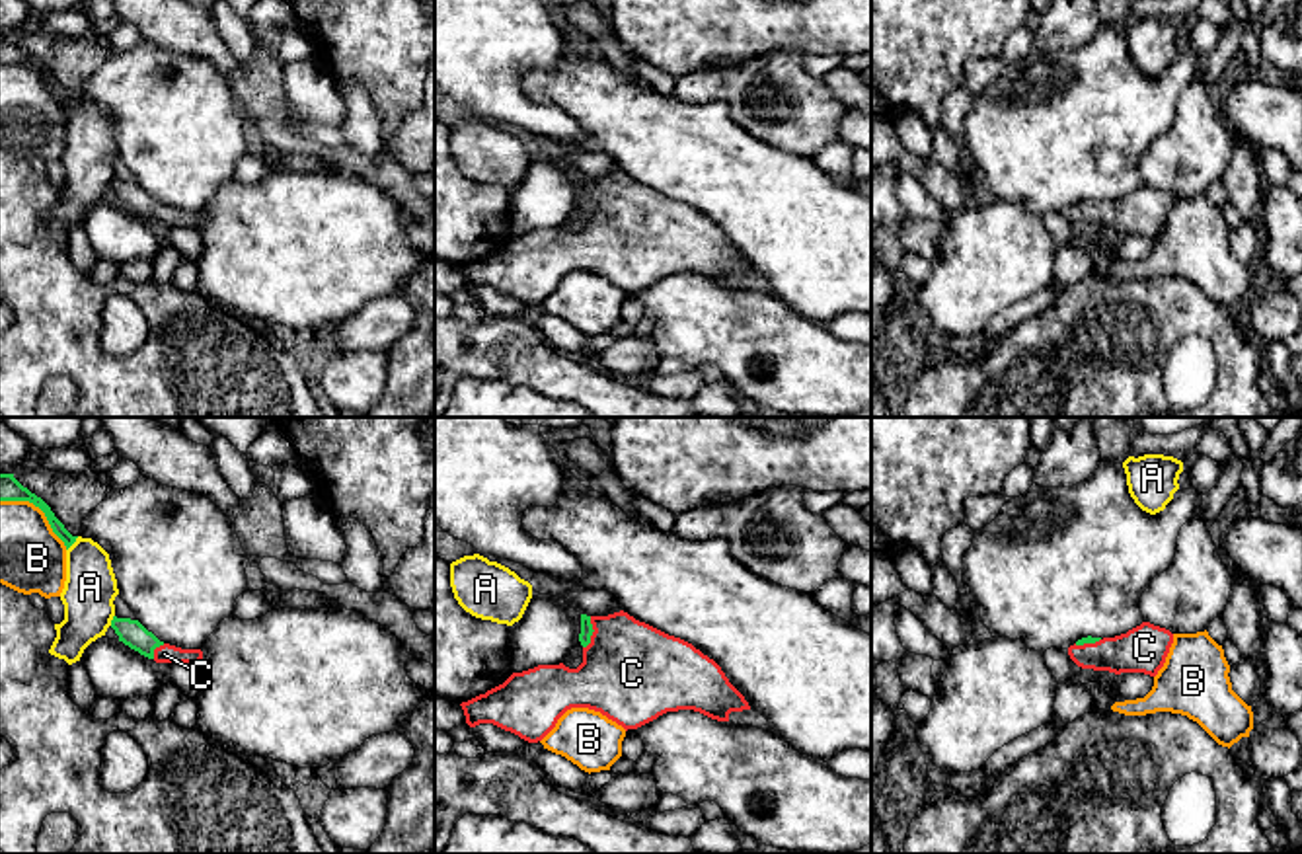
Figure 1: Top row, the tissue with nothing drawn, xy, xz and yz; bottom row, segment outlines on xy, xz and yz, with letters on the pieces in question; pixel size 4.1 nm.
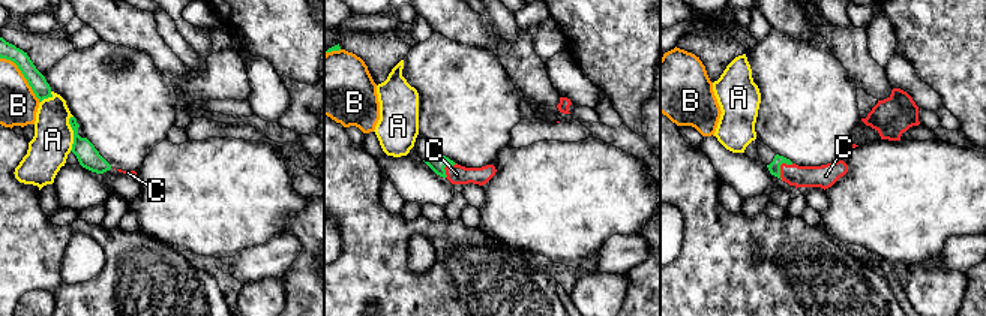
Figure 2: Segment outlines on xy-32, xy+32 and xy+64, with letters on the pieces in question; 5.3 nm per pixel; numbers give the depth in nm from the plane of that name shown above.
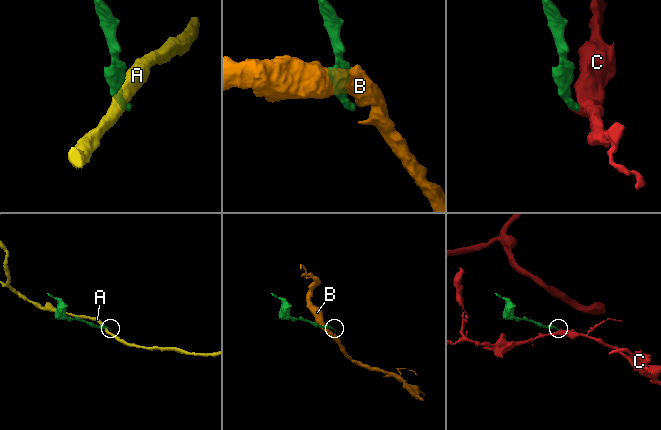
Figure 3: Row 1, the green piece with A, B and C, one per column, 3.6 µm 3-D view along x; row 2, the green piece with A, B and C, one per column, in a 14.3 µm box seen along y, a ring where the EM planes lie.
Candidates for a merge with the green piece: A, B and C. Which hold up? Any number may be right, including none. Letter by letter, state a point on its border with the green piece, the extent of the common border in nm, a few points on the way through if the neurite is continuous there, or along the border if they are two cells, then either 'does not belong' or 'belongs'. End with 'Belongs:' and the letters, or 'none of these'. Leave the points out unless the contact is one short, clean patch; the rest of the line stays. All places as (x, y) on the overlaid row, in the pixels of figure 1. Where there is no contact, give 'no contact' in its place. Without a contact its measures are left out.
A: meets green in xy at (73, 543); contact 80 nm long; border along xy (78, 537), (67, 550); does not belong
B: meets green in xy at (39, 507); contact 340 nm long; does not belong
C: meets green in xz at (591, 632); contact 140 nm long; runs through xz (587, 630), (591, 632), (632, 673); belongs
Belongs: C

